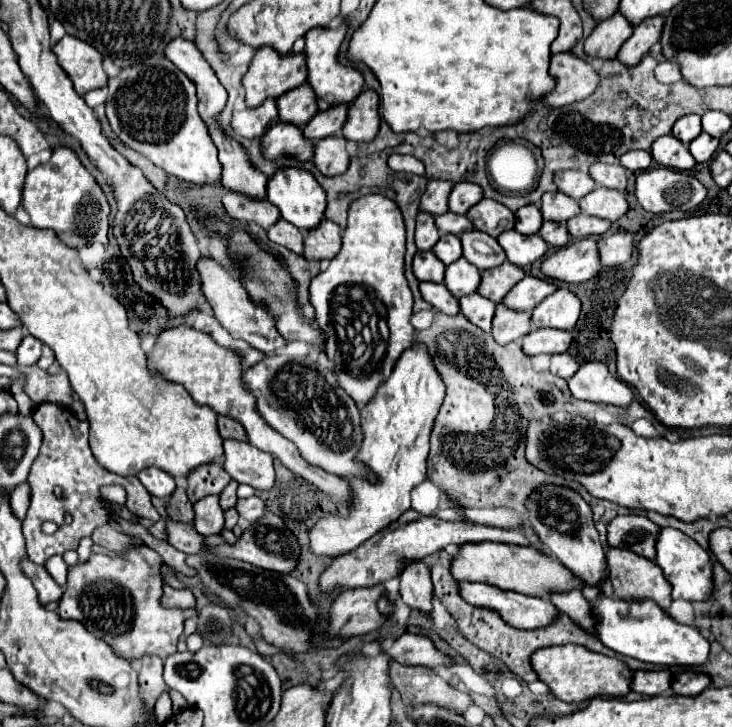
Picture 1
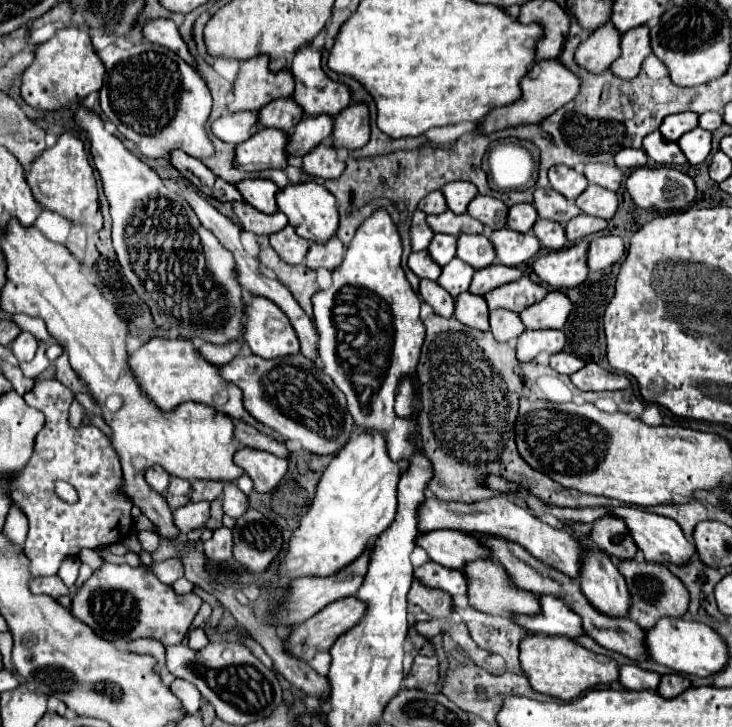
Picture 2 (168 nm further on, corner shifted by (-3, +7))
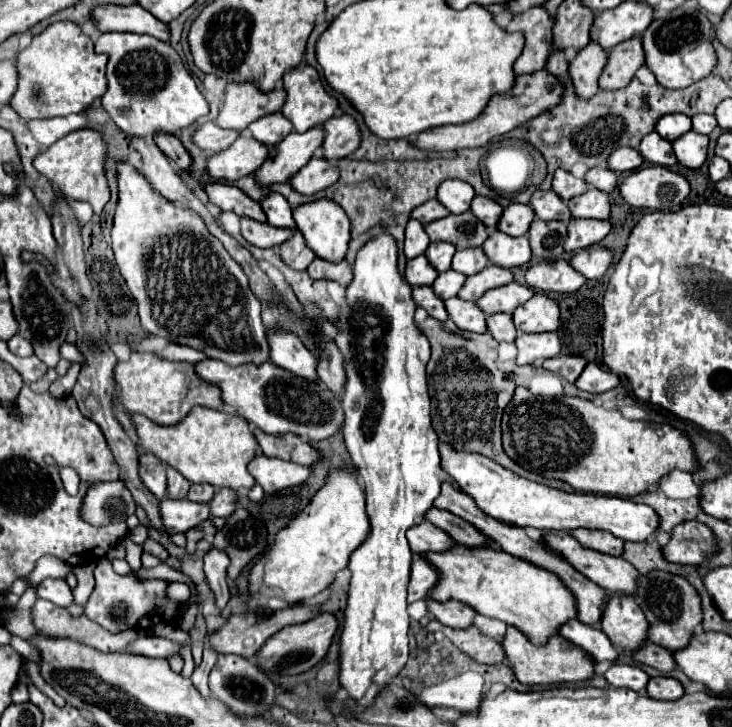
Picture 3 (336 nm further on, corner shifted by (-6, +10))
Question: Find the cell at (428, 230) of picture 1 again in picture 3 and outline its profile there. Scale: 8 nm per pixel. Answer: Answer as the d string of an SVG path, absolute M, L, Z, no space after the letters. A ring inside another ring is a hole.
M415 218L409 220L407 230L405 230L405 256L407 258L415 258L417 254L423 254L429 246L429 236L425 234L425 228L421 222L417 222Z

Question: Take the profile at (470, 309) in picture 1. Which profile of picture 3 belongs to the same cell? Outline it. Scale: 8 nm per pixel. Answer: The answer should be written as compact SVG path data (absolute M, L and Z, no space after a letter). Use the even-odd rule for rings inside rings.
M449 298L445 300L445 308L449 310L449 318L461 328L469 332L487 332L487 322L483 310L479 310L477 302L473 300L461 300L461 298Z

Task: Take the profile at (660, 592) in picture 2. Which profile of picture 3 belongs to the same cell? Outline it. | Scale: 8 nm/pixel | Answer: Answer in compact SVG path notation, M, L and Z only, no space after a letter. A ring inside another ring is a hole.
M651 570L649 574L639 576L637 602L649 622L649 640L667 650L685 648L689 638L693 636L695 628L703 620L701 598L699 598L697 590L683 576L677 576L677 574L671 574L665 570Z

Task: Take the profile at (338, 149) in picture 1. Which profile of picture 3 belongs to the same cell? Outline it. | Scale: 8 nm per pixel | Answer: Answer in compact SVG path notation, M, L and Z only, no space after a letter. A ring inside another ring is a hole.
M313 156L293 178L291 178L291 186L305 196L313 196L315 192L331 186L333 182L337 182L339 178L339 170L333 162L325 162L325 158L321 156Z

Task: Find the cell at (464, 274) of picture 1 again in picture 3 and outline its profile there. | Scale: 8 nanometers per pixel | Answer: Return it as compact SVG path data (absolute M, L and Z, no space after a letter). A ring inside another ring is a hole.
M449 268L449 270L441 272L441 274L435 278L435 282L433 282L433 290L435 290L435 294L437 294L439 298L443 298L443 300L453 298L453 296L457 296L459 290L463 288L467 276L463 276L463 274L455 274L455 272L457 272L457 270L451 270L451 268Z

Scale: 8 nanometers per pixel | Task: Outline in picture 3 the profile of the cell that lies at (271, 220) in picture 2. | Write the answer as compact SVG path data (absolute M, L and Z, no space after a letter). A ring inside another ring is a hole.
M241 218L241 234L243 238L259 248L275 248L289 240L293 230L277 230L267 222L257 222L253 218Z

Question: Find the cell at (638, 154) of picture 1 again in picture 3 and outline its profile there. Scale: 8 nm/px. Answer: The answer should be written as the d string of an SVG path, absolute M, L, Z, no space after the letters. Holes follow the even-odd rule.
M617 148L609 156L609 168L615 172L631 172L643 166L643 156L635 148Z

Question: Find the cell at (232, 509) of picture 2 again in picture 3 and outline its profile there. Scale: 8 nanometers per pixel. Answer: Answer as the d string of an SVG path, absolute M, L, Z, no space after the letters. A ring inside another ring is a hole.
M219 488L215 492L215 498L209 502L209 506L213 516L229 518L229 514L233 514L233 510L237 508L237 492L229 488Z

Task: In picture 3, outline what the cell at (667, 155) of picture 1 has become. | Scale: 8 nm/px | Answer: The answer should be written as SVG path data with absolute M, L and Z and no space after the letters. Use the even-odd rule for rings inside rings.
M651 132L641 140L639 152L645 160L649 160L651 164L659 164L659 166L673 166L677 164L677 158L673 154L673 146L671 142L667 142L665 138L661 138L659 134Z

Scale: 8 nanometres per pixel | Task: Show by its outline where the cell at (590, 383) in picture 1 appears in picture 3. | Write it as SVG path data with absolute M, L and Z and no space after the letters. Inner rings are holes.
M589 362L581 374L581 378L577 378L575 386L579 390L585 390L585 392L595 392L595 394L601 394L601 392L607 392L607 390L613 390L615 386L621 384L621 378L609 370L601 370L595 362Z

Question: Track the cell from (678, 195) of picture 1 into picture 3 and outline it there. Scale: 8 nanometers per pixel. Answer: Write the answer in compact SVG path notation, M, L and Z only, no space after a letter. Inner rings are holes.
M643 166L621 184L621 196L635 208L673 210L689 196L691 186L681 176L661 166Z

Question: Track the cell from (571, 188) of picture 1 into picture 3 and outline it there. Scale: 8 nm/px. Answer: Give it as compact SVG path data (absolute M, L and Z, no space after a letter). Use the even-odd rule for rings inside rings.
M559 168L553 176L553 192L557 192L565 202L571 200L573 196L583 194L589 188L589 184L585 184L585 180L575 178L571 172Z

